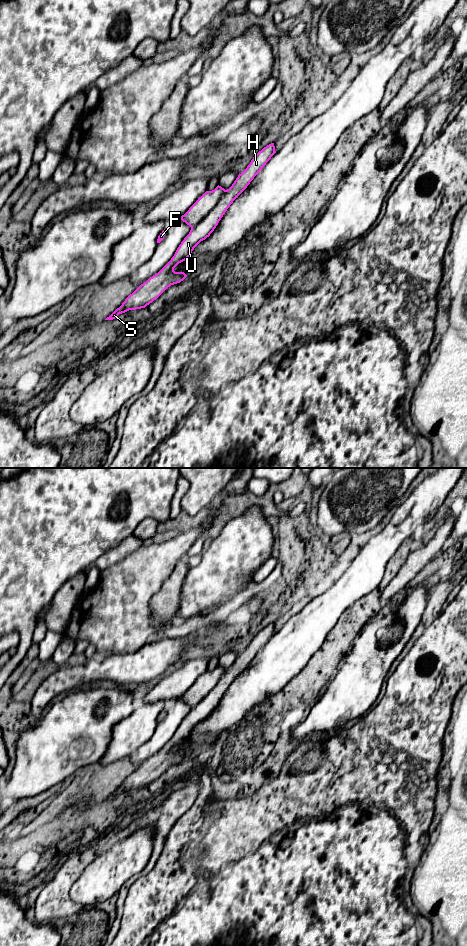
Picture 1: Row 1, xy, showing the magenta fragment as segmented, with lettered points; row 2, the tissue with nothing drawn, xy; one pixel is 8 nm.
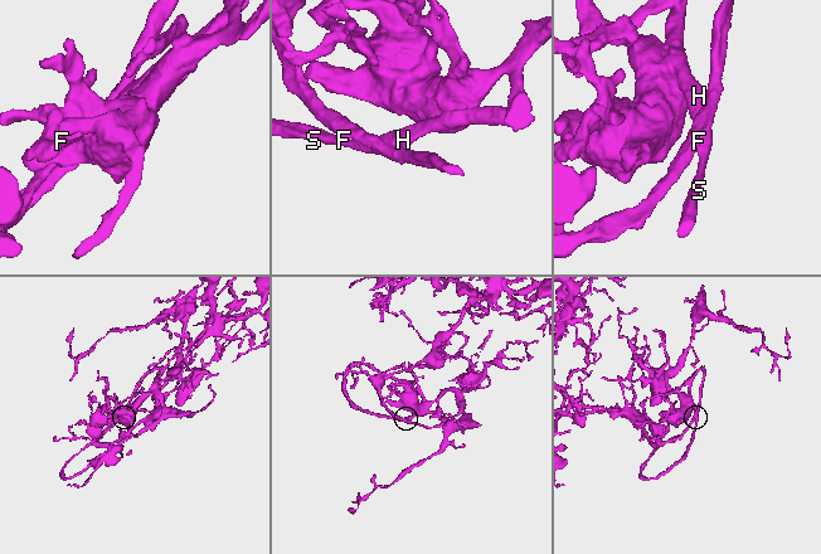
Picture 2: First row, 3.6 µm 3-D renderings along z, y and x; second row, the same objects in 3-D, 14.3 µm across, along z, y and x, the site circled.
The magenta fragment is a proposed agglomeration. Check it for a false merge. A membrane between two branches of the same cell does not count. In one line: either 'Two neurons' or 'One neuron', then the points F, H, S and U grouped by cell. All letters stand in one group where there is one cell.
One neuron. Groups: F H S U

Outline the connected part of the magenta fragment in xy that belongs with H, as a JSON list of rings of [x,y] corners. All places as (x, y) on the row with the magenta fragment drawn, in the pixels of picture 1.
[[[274,143],[267,145],[253,157],[229,189],[225,190],[218,185],[214,190],[206,191],[180,217],[180,220],[189,225],[191,230],[171,260],[156,275],[150,277],[130,294],[105,320],[113,320],[119,314],[129,310],[145,308],[168,287],[183,281],[187,275],[184,272],[175,272],[174,268],[185,261],[201,241],[210,236],[233,201],[247,188],[275,153]]]

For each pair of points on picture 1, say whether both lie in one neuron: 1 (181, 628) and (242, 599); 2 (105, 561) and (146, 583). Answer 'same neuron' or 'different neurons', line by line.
1: same neuron
2: different neurons

